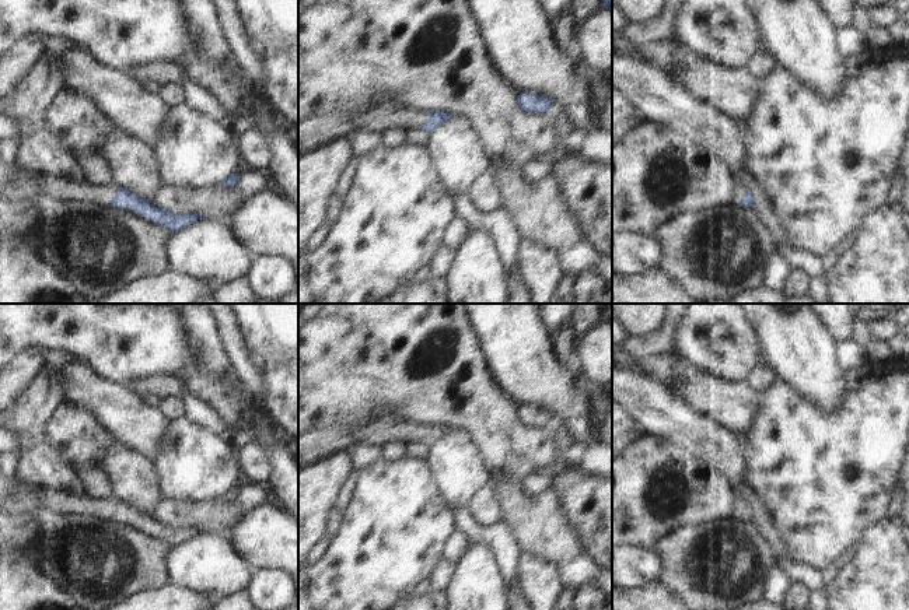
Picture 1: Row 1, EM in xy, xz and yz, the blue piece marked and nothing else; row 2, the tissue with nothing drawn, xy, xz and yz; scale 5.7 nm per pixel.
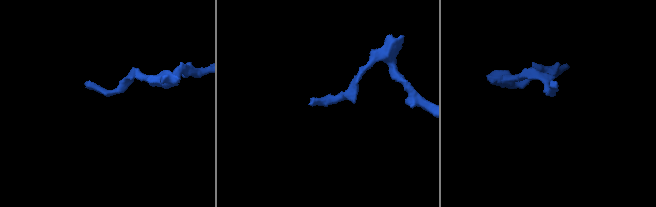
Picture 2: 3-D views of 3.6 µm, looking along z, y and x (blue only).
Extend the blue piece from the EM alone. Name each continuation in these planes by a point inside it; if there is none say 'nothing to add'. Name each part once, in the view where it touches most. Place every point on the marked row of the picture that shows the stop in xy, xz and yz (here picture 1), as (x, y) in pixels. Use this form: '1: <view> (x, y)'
1: yz (740, 189)

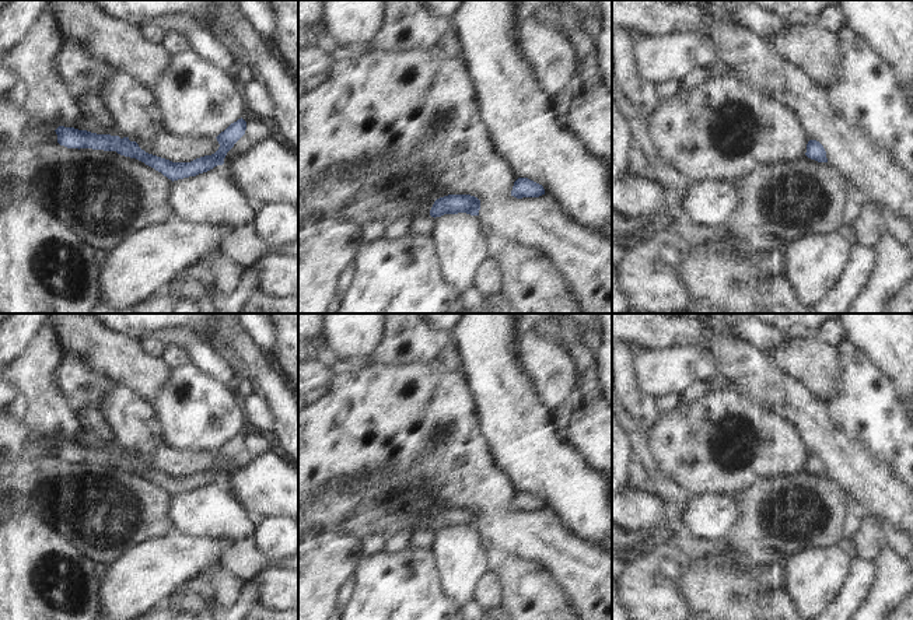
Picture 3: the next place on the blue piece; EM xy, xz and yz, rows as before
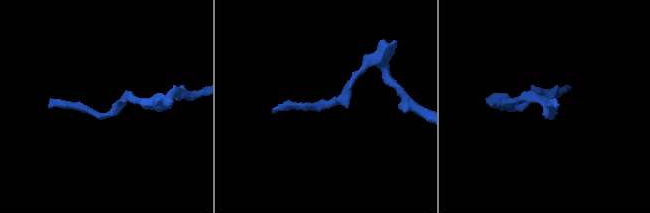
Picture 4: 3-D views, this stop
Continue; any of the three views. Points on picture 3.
1: xy (37, 133)

